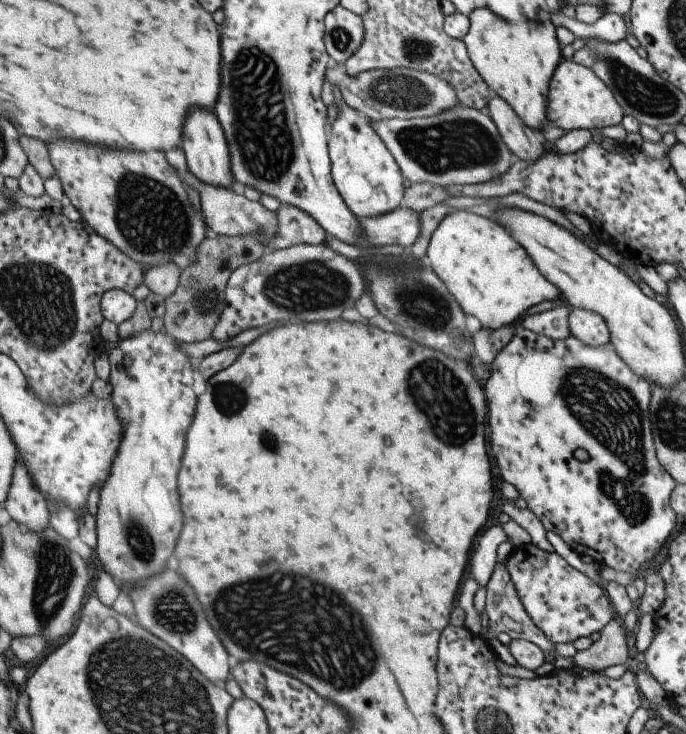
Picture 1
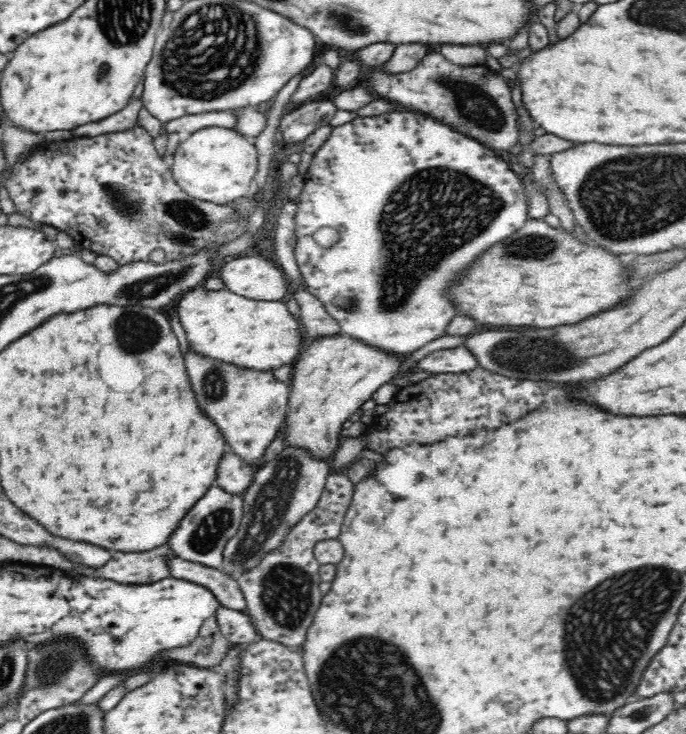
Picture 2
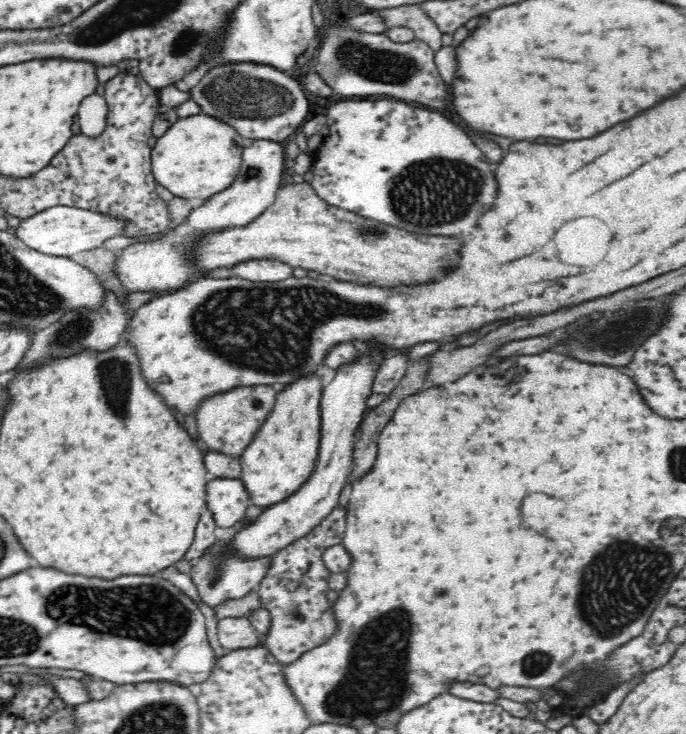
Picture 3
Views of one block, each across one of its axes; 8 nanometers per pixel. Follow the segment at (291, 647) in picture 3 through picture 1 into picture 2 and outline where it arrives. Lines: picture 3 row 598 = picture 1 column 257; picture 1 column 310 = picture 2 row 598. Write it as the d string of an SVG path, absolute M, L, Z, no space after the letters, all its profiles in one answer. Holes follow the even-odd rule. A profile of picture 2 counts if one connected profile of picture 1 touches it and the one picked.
M330 474L318 506L290 528L280 546L266 552L254 568L236 577L246 599L245 613L264 639L299 649L306 640L308 628L323 598L318 591L320 564L313 550L317 542L336 539L340 534L353 492L354 487L348 477Z

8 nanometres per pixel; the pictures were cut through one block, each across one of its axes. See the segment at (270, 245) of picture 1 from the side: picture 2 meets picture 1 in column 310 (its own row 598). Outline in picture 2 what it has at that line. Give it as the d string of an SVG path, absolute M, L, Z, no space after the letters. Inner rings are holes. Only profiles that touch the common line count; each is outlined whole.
M166 556L170 577L189 580L211 590L221 606L236 610L246 610L246 599L235 577L226 574L221 568L210 568L176 556Z

